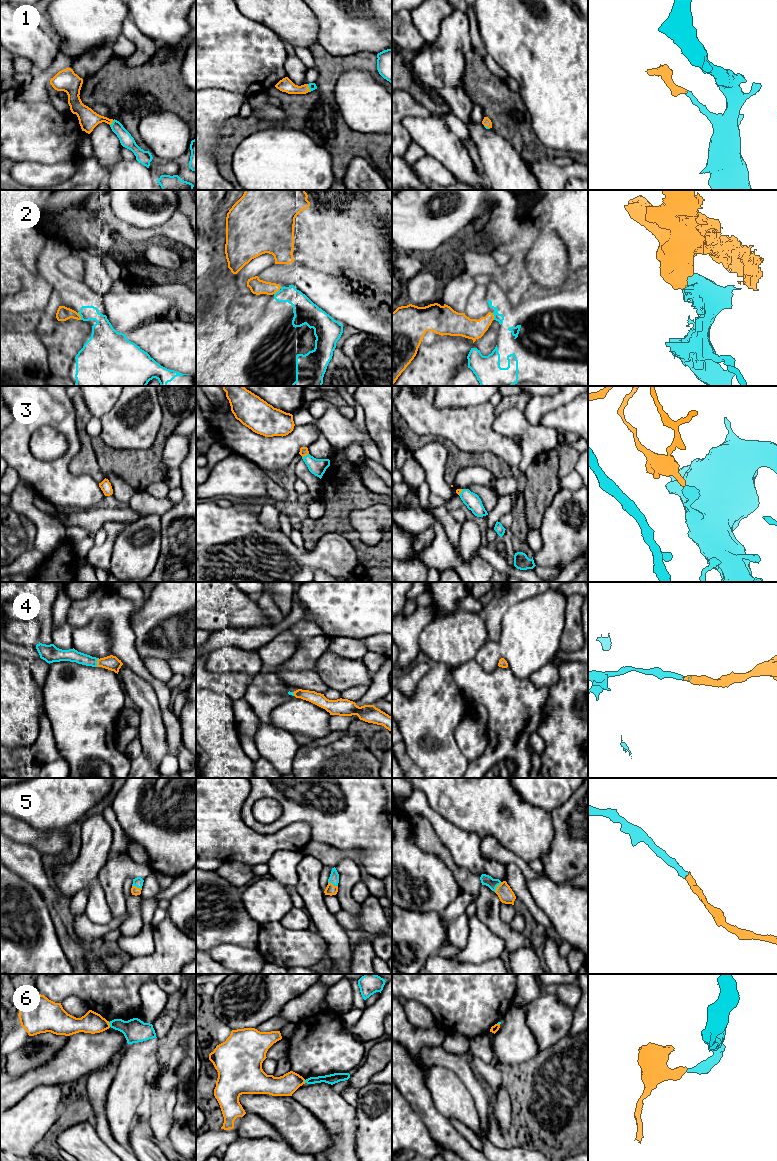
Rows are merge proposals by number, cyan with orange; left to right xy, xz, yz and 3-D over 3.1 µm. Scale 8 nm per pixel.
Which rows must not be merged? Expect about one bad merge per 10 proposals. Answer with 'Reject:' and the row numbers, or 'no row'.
Reject: 2, 6

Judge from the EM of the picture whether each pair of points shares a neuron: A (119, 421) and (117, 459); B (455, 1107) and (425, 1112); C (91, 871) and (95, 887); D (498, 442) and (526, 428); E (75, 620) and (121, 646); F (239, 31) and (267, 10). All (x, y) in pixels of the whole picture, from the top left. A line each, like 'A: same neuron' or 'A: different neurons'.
A: different neurons
B: different neurons
C: different neurons
D: different neurons
E: same neuron
F: different neurons

